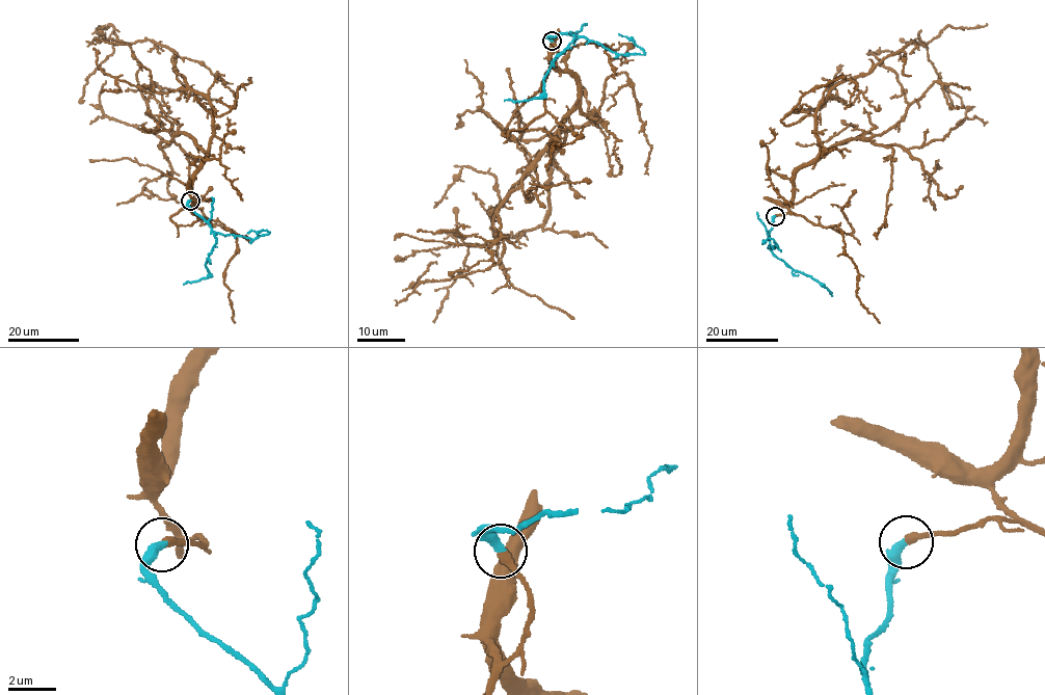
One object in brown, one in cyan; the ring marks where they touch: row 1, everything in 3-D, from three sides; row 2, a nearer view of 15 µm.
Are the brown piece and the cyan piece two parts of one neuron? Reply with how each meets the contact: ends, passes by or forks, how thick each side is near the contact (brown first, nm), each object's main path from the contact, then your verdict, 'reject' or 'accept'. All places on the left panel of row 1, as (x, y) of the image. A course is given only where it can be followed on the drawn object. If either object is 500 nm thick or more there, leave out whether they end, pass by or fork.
brown ends; cyan ends; calibres 360 and 420 nm; course brown (190, 201), (212, 104), (177, 72), (172, 51), (149, 39), (115, 44), (80, 103); course cyan (190, 201), (189, 206), (209, 225), (216, 241), (207, 258), (207, 277), (184, 285); accept

